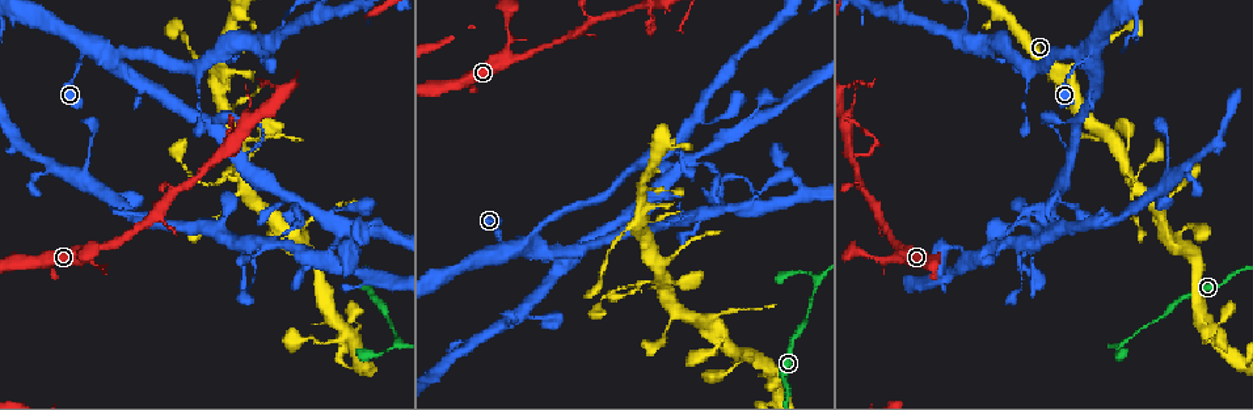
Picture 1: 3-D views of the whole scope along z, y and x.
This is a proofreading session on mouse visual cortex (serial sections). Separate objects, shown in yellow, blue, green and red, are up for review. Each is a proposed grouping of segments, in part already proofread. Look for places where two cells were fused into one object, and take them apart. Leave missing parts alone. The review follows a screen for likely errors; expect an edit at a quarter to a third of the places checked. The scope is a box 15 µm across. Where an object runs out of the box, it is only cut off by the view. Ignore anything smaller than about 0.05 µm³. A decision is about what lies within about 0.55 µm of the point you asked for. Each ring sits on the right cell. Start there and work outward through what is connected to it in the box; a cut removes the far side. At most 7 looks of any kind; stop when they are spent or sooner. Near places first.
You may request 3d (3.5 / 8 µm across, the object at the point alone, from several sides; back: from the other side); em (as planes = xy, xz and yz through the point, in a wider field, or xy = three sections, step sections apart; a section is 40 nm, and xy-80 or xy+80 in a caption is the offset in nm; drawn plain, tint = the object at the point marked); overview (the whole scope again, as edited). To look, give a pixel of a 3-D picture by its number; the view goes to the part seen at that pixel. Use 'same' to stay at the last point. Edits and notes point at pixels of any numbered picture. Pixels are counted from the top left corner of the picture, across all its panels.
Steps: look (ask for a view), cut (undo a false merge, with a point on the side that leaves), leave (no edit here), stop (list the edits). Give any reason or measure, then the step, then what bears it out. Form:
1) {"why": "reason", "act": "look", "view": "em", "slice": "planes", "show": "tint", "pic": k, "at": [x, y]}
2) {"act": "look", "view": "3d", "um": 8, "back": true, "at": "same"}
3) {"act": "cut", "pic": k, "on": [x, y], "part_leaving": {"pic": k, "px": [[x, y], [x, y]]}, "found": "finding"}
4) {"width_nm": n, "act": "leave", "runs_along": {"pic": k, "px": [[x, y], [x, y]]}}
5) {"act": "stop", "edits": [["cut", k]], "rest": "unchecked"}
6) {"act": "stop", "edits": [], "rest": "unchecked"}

{"act": "look", "view": "3d", "um": 3.5, "pic": 1, "at": [346, 333]}

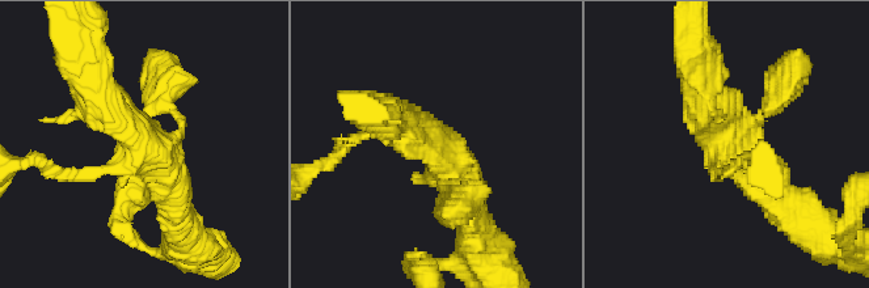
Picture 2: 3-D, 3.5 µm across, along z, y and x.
{"arms": 4, "arm_widths_nm": [100, 100, 400, 450], "why": "now the EM", "act": "look", "view": "em", "slice": "xy", "step": 2, "show": "plain", "pic": 2, "at": [730, 140]}

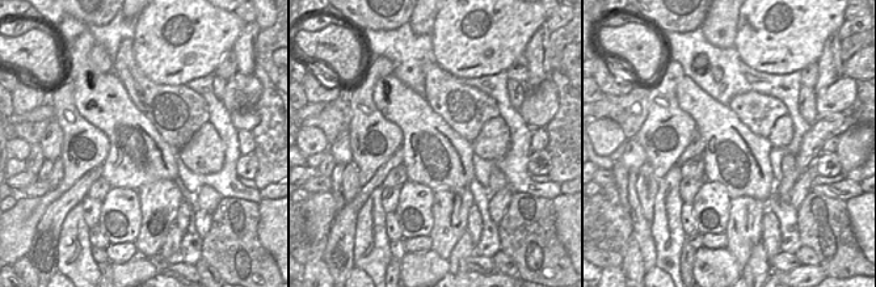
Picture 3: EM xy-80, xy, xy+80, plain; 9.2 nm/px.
{"act": "look", "view": "em", "slice": "xy", "step": 2, "show": "tint", "at": "same"}

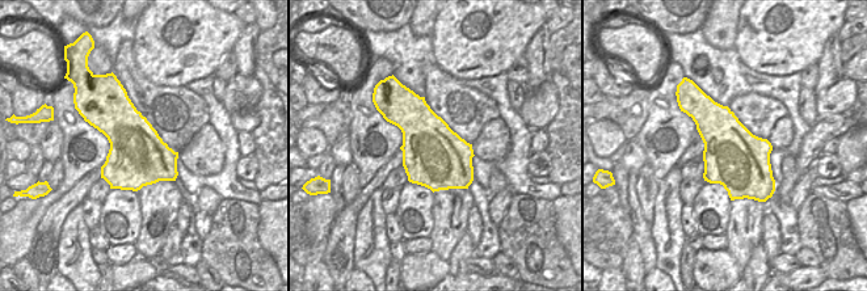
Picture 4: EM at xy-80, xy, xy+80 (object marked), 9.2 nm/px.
{"act": "leave", "runs_along": {"pic": 2, "px": [[91, 79], [168, 166], [176, 207]]}, "found": "continuous, no second cell"}

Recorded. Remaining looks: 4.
{"why": "three arms meet", "act": "look", "view": "3d", "um": 8, "pic": 1, "at": [227, 152]}

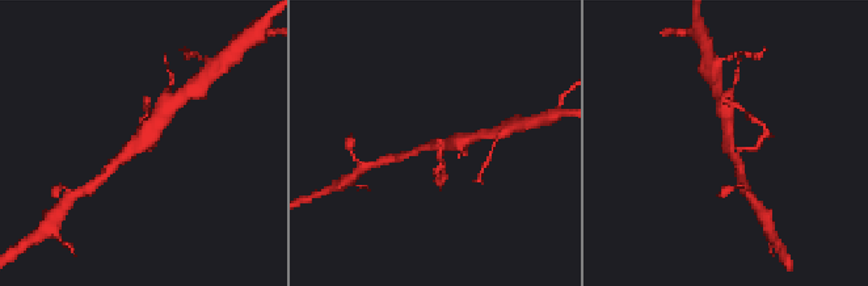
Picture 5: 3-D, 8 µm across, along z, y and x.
{"arms": 3, "arm_widths_nm": [200, 200, 400], "why": "shape alone is not enough", "act": "look", "view": "em", "slice": "xy", "step": 1, "show": "tint", "pic": 5, "at": [736, 148]}

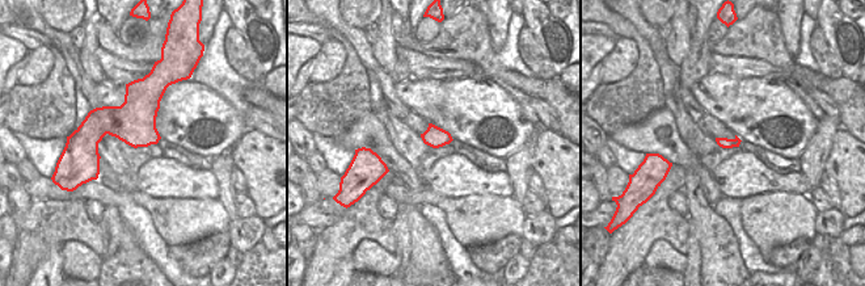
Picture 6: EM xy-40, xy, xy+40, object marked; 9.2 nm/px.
{"width_nm": 190, "act": "leave", "runs_along": {"pic": 5, "px": [[411, 155], [435, 146], [442, 180]]}, "found": "all the same cell"}

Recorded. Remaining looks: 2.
{"why": "sharp bend", "act": "look", "view": "3d", "um": 8, "pic": 1, "at": [1088, 53]}

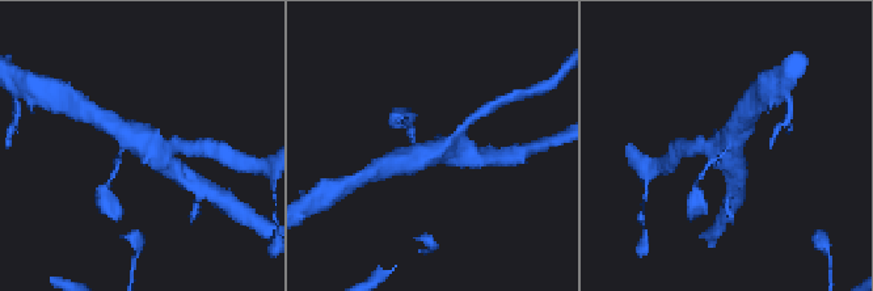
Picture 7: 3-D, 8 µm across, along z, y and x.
{"act": "look", "view": "3d", "um": 3.5, "back": true, "pic": 7, "at": [441, 147]}

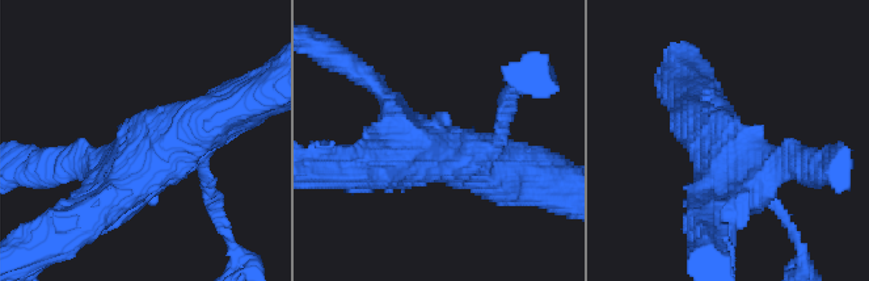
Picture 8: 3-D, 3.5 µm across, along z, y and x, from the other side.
{"act": "leave", "found": "continuous, no second cell"}

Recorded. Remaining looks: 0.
{"act": "stop", "edits": [], "rest": "unchecked"}

